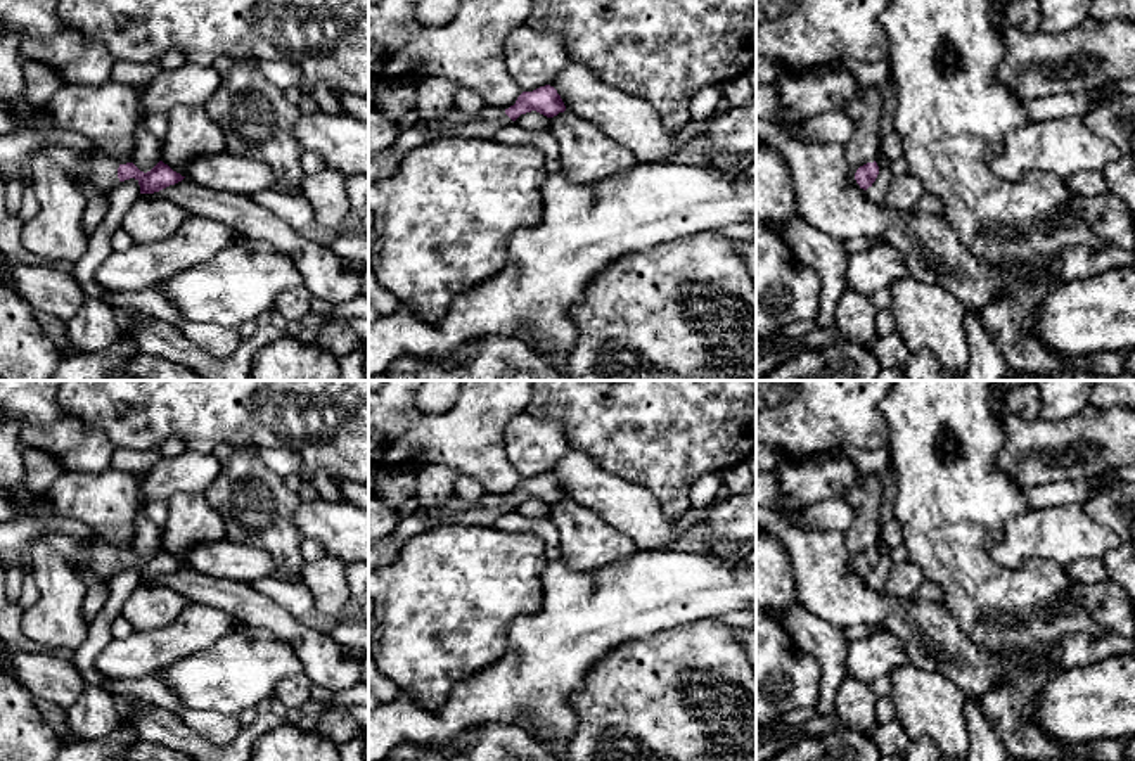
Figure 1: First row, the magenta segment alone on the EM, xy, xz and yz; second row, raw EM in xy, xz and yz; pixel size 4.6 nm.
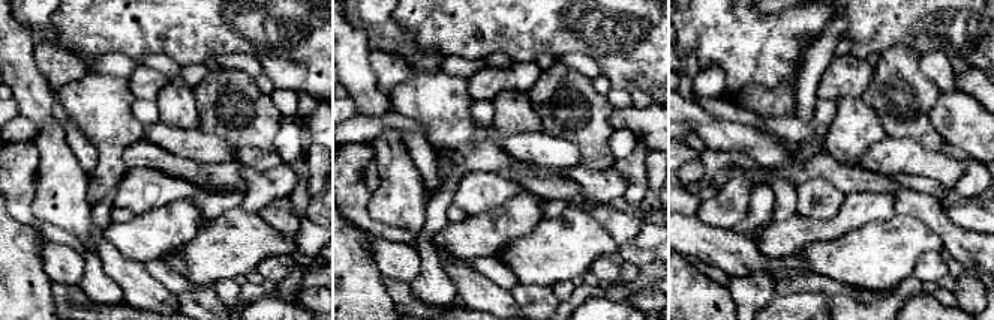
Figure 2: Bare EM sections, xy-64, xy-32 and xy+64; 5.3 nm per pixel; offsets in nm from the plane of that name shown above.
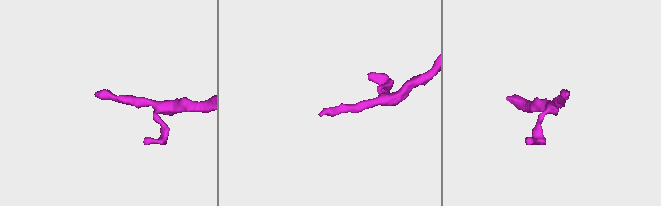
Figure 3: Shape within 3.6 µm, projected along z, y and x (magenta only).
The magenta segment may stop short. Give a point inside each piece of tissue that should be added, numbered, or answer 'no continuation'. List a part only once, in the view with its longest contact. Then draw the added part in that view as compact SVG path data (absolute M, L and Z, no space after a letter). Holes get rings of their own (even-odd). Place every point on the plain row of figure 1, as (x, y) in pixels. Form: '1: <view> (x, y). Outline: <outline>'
1: xy (102, 559). Outline: M90 541L90 553L87 557L87 564L99 574L102 579L109 579L119 571L118 555L119 552L109 545Z

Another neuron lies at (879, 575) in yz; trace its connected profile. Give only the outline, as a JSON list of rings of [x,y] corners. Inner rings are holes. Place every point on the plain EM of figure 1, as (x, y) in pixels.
[[[881,538],[875,545],[875,550],[879,553],[879,562],[877,562],[875,569],[865,578],[865,583],[874,592],[882,593],[884,592],[884,583],[888,579],[888,574],[889,574],[891,567],[893,567],[893,560],[889,557],[891,547],[888,547],[884,543],[884,540]]]

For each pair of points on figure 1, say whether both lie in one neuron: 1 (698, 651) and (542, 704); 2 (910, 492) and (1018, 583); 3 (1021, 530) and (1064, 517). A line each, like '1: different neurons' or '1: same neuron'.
1: different neurons
2: same neuron
3: same neuron

